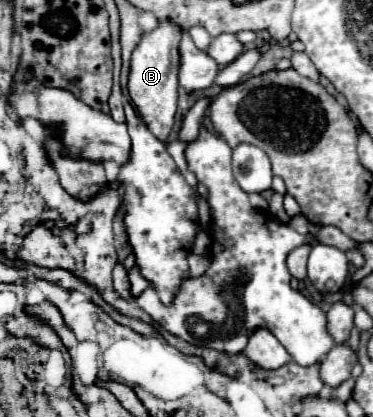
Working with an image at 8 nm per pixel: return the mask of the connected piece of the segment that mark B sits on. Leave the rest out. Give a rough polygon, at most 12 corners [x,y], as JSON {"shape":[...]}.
{"shape":[[162,20],[132,52],[130,100],[162,142],[174,126],[182,28]]}

